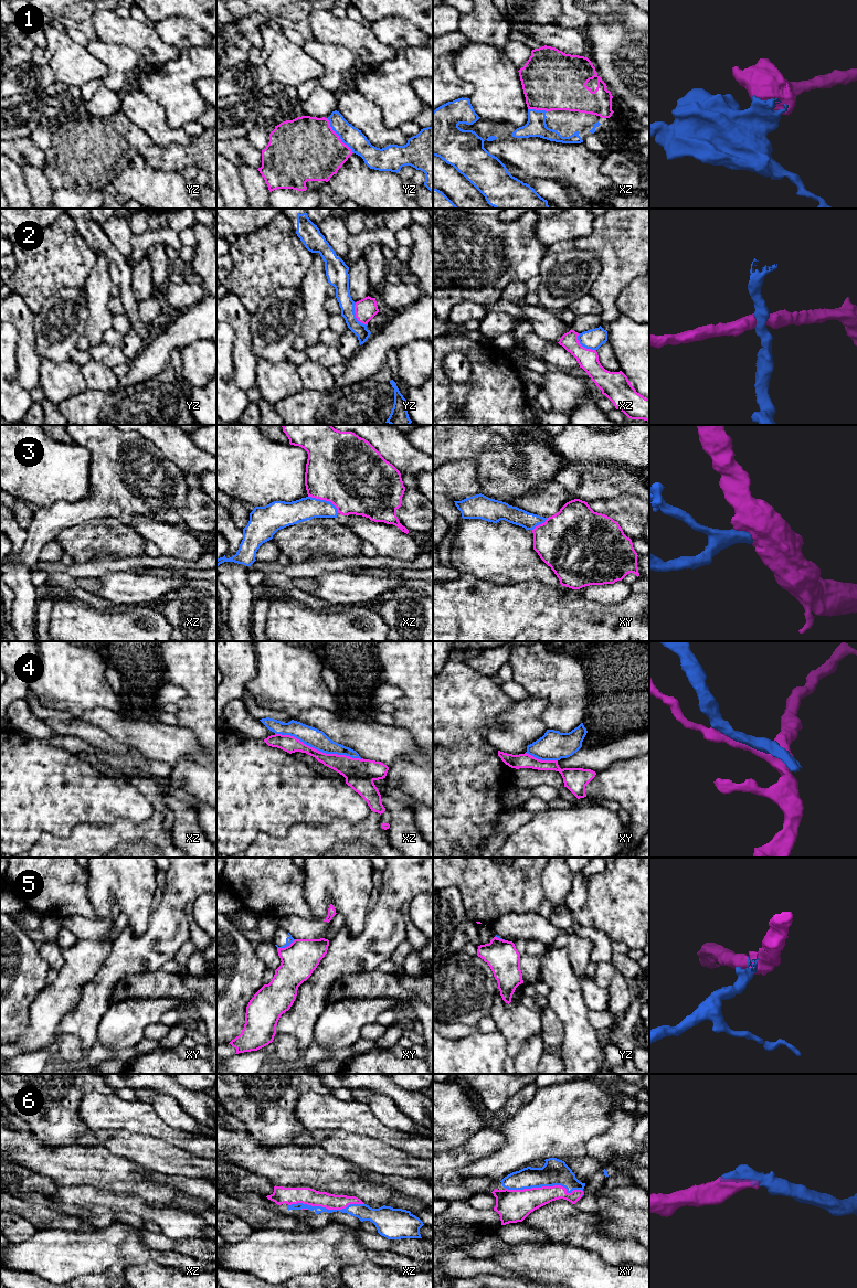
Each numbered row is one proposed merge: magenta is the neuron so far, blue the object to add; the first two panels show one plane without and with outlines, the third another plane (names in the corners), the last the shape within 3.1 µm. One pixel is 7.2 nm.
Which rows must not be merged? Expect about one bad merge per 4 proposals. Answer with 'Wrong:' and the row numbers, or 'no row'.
Wrong: 2, 4, 5

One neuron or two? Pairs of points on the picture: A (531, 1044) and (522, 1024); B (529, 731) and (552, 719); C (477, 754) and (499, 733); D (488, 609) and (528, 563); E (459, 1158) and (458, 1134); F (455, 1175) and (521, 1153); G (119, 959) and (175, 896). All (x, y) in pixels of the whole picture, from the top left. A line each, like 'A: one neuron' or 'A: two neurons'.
A: two neurons
B: two neurons
C: two neurons
D: two neurons
E: two neurons
F: two neurons
G: one neuron

